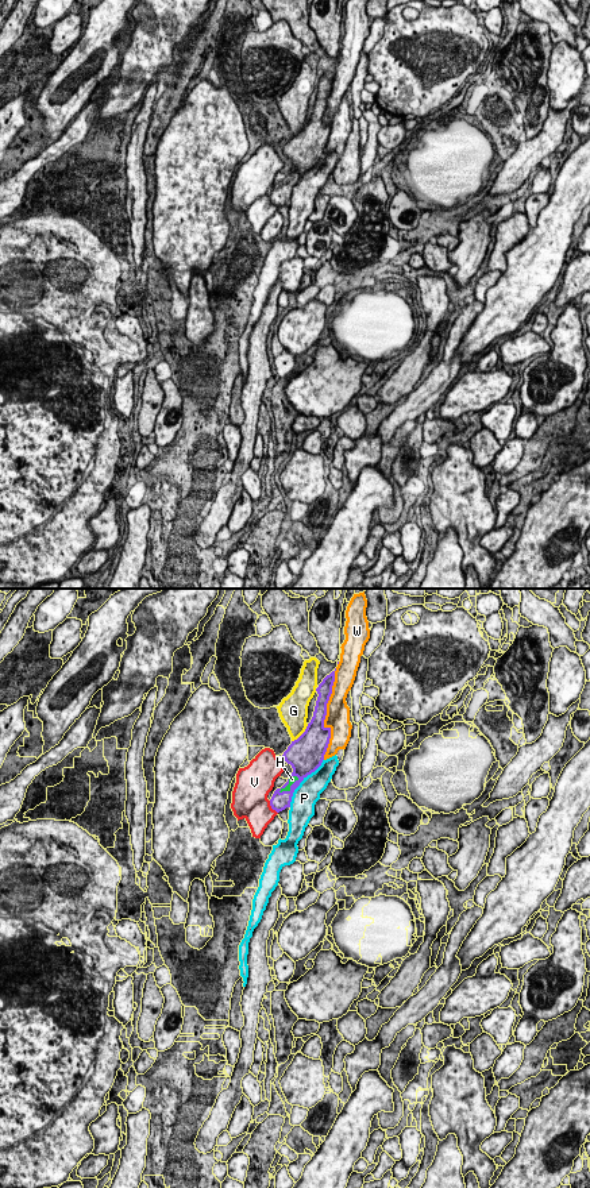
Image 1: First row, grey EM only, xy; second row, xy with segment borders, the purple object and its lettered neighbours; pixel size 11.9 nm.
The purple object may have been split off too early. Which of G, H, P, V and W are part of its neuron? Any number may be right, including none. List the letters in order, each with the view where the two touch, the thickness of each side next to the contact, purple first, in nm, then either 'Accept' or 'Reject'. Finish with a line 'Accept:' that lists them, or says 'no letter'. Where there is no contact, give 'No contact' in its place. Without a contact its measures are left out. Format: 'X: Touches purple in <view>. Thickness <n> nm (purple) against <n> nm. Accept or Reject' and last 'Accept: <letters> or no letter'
G: Touches purple in xy. Thickness 420 nm (purple) against 300 nm. Reject
H: Touches purple in xy. Thickness 220 nm (purple) against 70 nm. Accept
P: Touches purple in xy. Thickness 340 nm (purple) against 300 nm. Reject
V: Touches purple in xy. Thickness 220 nm (purple) against 400 nm. Reject
W: Touches purple in xy. Thickness 240 nm (purple) against 280 nm. Reject
Accept: H

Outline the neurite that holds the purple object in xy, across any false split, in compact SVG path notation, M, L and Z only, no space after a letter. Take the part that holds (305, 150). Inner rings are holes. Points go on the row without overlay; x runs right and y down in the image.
M335 66L327 70L316 84L319 92L313 112L305 127L297 135L292 136L282 150L285 157L292 161L293 167L288 177L274 186L270 194L270 201L277 208L290 202L294 185L308 170L315 167L324 155L331 134L331 123L324 122L324 115L333 77Z

